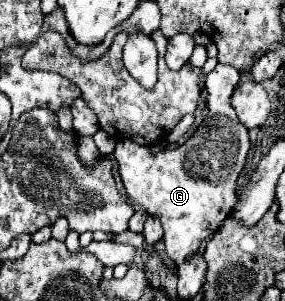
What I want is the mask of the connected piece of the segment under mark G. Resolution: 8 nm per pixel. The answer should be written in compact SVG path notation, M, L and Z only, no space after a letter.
M219 63L207 75L205 103L209 115L185 145L151 155L147 147L123 139L113 153L129 199L141 205L149 215L161 217L167 255L177 265L197 253L203 239L219 229L237 201L235 183L251 145L245 125L237 119L235 109L231 107L231 93L237 83L239 71L229 65Z

